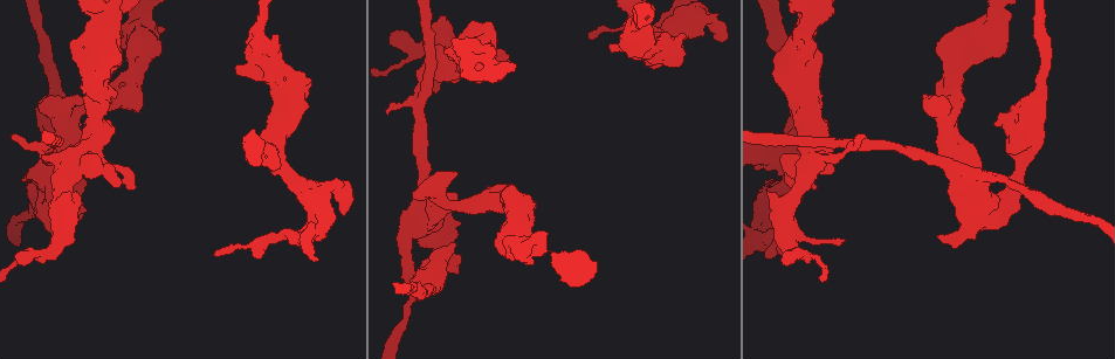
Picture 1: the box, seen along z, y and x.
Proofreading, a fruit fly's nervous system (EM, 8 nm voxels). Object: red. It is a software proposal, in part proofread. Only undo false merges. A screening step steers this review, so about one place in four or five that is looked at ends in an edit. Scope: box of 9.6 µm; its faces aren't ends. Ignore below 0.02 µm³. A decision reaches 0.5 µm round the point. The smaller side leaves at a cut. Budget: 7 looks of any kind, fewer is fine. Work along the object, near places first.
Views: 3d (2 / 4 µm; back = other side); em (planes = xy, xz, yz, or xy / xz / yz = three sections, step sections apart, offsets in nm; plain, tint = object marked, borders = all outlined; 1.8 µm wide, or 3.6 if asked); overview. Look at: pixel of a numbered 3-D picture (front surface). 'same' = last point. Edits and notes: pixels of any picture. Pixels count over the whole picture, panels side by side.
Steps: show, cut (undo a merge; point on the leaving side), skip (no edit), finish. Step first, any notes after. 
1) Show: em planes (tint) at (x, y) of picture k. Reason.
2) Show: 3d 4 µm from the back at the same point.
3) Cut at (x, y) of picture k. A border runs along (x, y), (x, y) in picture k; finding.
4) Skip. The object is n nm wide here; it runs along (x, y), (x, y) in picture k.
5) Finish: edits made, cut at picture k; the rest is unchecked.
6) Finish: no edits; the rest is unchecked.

Show: 3d 4 µm at (106, 170) of picture 1. Abrupt turn.

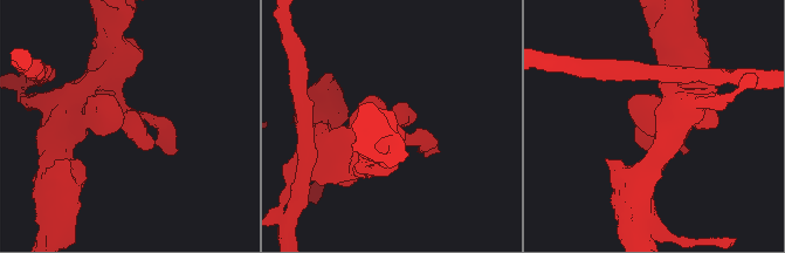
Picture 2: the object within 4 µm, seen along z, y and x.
Show: em 3.6 µm xy step 4 (tint) at (650, 124) of picture 2.

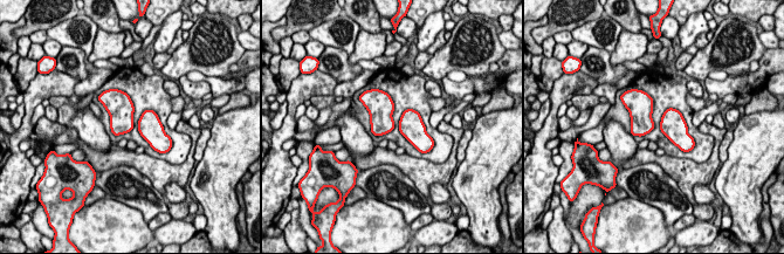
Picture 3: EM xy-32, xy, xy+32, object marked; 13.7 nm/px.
Show: em 3.6 µm planes (tint) at the same point.

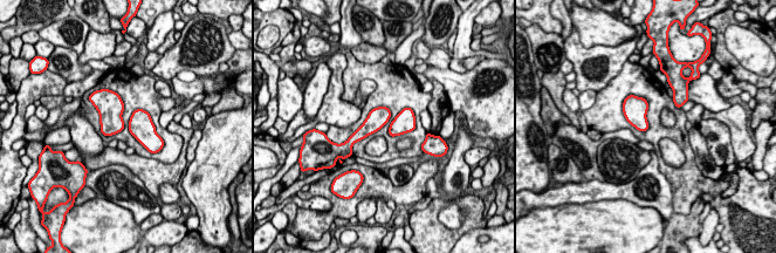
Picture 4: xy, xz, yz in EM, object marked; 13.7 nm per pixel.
Skip. It runs along (411, 115), (376, 120), (355, 138) in picture 4; one neuron here.

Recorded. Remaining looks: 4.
Show: 3d 4 µm at (954, 102) of picture 1.

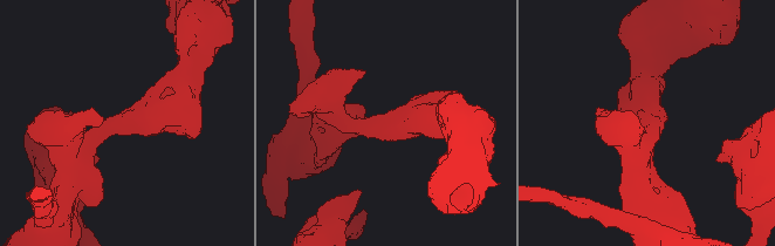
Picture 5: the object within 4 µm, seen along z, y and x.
Show: em xy step 4 (tint) at (650, 119) of picture 5. 3 arms meet here; the arms are 220, 260, 280 nm wide.

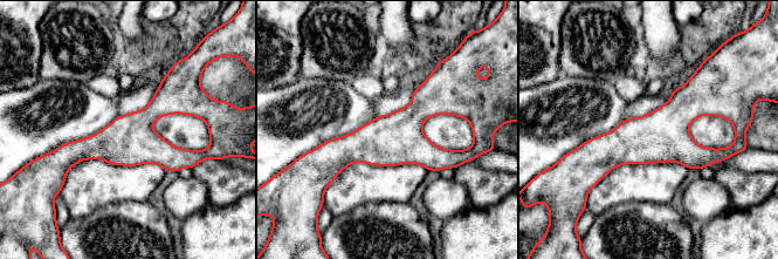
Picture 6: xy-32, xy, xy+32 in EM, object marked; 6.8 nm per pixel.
Show: em planes (borders) at the same point.

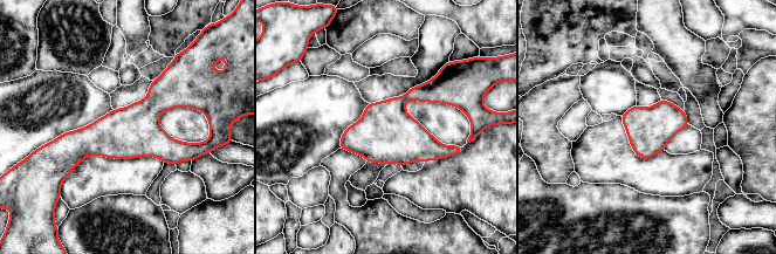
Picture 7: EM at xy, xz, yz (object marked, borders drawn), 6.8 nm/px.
Skip. It runs along (190, 100), (59, 149) in picture 7; all the same neuron.

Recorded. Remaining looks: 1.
Show: em planes (tint) at (948, 166) of picture 1. Sudden change in width.

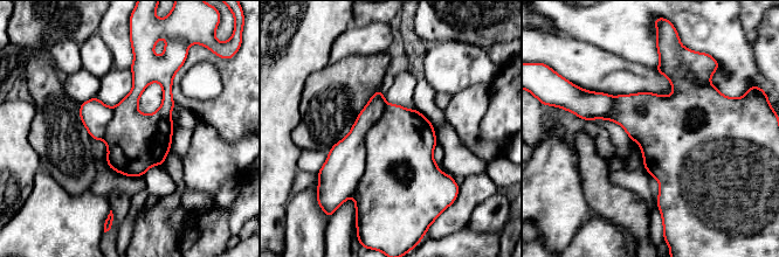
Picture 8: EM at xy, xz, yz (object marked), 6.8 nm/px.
Cut at (399, 147) of picture 8. The object is 400 nm wide here; two neurons meet here.

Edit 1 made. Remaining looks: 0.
Finish: edits made, cut at picture 8; the rest is unchecked.

